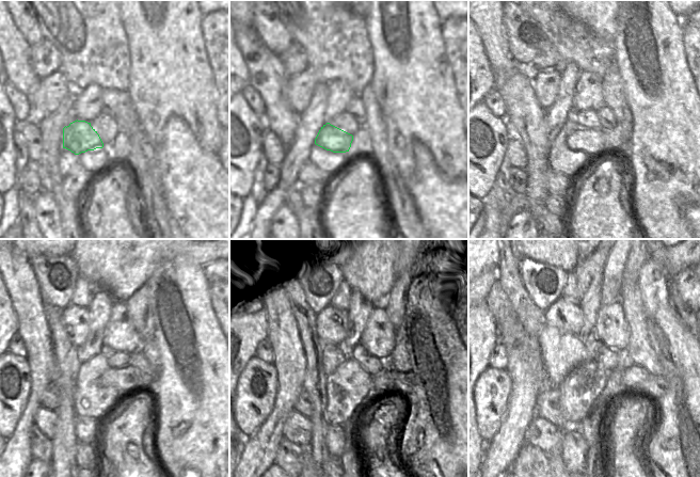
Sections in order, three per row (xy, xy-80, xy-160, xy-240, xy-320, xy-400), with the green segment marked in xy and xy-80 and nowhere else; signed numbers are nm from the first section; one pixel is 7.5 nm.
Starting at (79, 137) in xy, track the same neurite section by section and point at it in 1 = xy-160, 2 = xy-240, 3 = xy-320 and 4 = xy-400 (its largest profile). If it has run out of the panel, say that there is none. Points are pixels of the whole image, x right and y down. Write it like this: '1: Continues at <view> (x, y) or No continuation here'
1: Continues at xy-160 (591, 141)
2: Continues at xy-240 (125, 380)
3: Continues at xy-320 (387, 378)
4: Continues at xy-400 (635, 378)

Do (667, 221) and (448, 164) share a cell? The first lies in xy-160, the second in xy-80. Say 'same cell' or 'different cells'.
same cell

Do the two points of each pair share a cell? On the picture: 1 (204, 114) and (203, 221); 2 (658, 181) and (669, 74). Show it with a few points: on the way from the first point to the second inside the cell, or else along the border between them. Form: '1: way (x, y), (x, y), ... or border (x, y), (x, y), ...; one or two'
1: border (189, 128), (196, 141), (205, 149), (218, 155); two
2: way (658, 155), (667, 146), (667, 100); one

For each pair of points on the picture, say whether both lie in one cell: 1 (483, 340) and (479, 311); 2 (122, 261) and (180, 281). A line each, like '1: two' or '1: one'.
1: one
2: two

